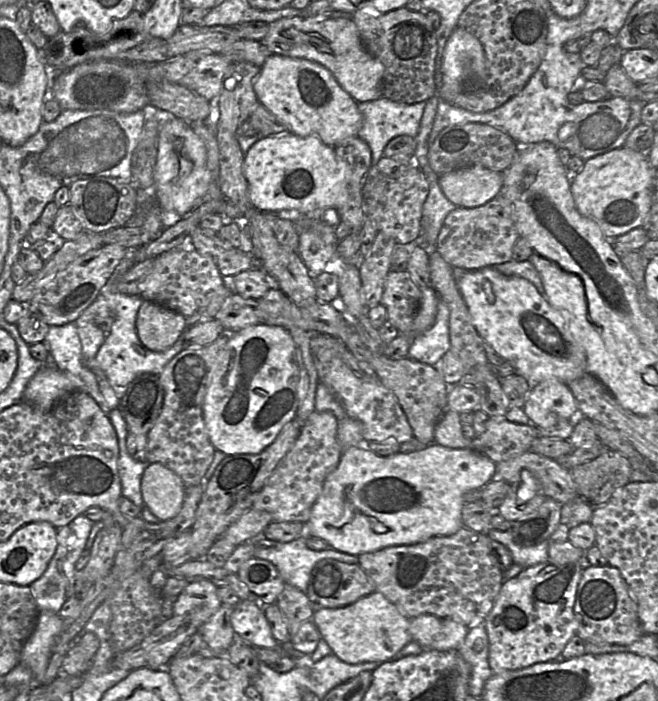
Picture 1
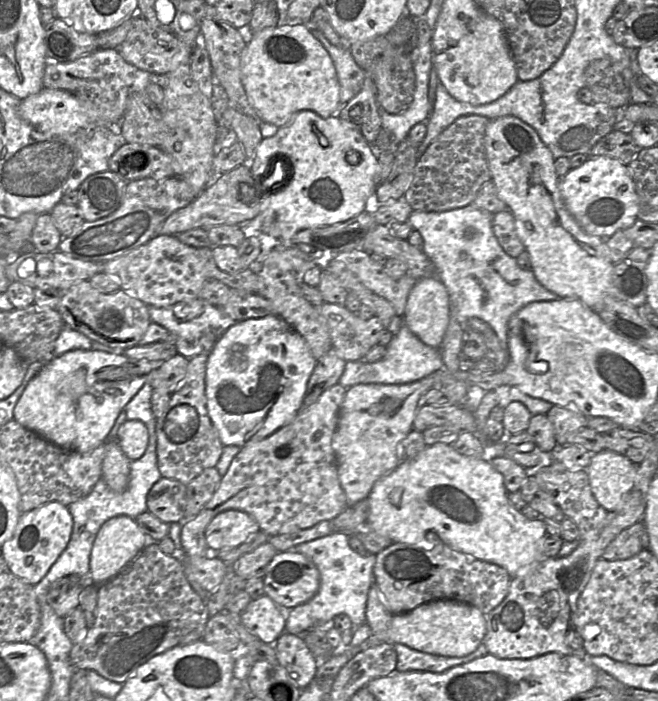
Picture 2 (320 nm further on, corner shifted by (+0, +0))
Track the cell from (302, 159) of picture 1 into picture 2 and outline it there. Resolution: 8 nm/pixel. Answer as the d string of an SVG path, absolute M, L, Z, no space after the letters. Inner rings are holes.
M310 110L298 112L287 125L280 127L275 135L263 139L256 149L250 168L255 179L255 188L250 188L249 192L255 192L256 200L259 201L262 232L278 240L290 240L301 229L343 223L363 212L367 200L376 191L375 174L378 160L372 153L371 145L354 123L340 117L322 118ZM349 152L358 153L357 164L347 161ZM277 159L288 166L288 179L284 185L262 192L260 183L271 172Z

